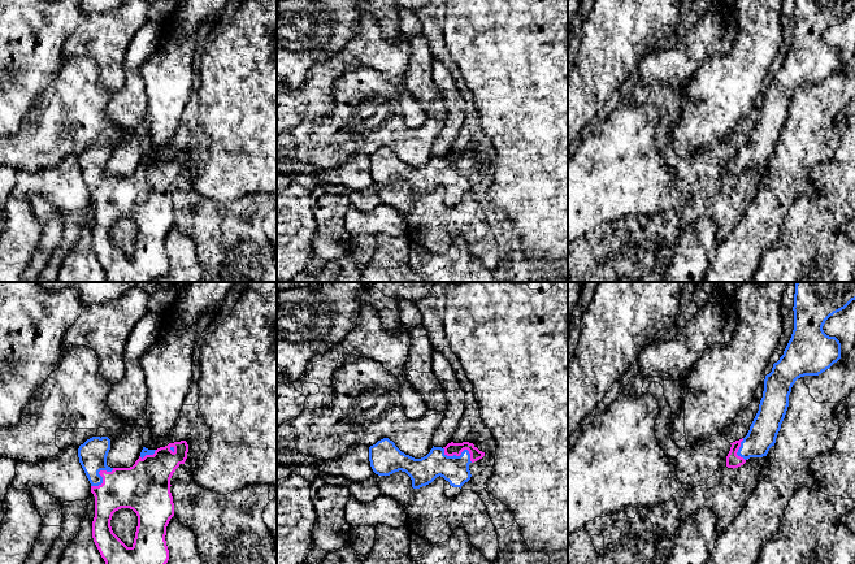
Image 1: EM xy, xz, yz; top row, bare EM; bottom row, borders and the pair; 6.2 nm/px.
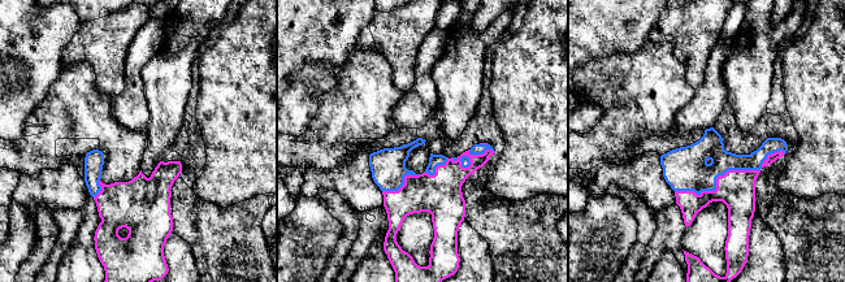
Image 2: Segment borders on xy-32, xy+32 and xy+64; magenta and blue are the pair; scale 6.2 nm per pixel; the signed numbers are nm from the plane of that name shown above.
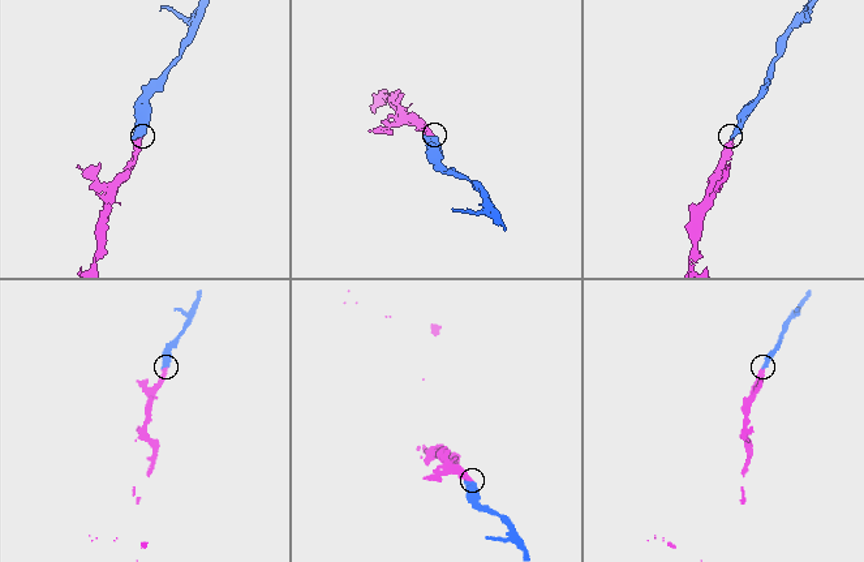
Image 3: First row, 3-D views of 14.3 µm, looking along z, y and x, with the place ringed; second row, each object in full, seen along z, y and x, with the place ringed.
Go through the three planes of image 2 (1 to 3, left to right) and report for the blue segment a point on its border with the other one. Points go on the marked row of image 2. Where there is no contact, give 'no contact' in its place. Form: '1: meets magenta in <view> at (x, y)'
1: meets magenta in xy-32 at (102, 189)
2: meets magenta in xy+32 at (472, 155)
3: meets magenta in xy+64 at (728, 170)

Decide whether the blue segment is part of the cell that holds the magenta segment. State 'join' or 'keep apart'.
join

